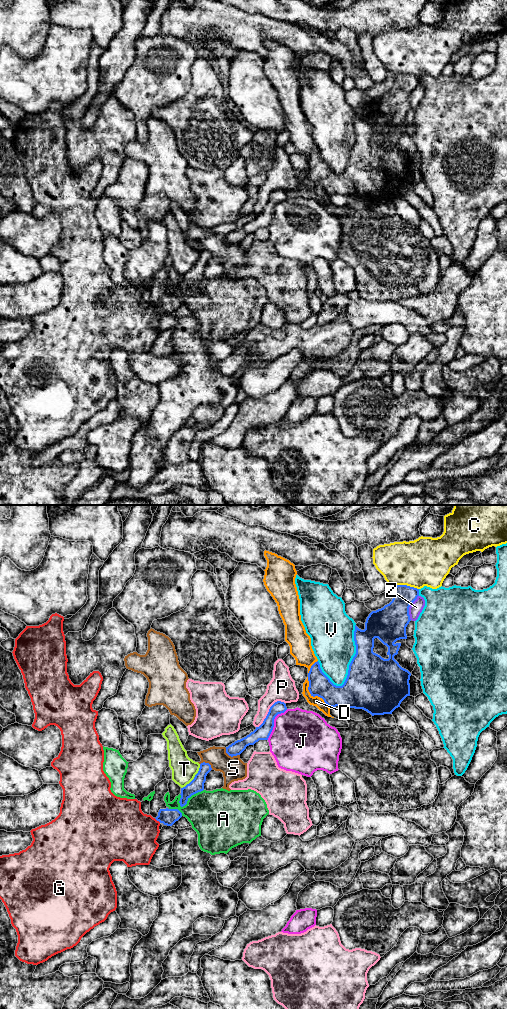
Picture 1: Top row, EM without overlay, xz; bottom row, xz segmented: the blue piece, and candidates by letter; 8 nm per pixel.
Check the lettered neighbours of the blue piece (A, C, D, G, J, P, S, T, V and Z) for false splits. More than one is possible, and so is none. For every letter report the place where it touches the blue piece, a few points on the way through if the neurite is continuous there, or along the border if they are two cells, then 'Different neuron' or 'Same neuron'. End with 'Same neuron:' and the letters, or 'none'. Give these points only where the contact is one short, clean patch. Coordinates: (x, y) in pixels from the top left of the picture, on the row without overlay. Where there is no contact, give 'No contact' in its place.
A: Touches blue at xz (190, 284). Boundary: xz (203, 277), (194, 281), (184, 293), (179, 293). Different neuron
C: Touches blue at xz (406, 73). Different neuron
D: Touches blue at xz (312, 183). Boundary: xz (307, 165), (308, 179), (313, 184), (319, 184), (330, 195). Different neuron
G: Touches blue at xz (157, 308). Boundary: xz (154, 306), (160, 310). Different neuron
J: Touches blue at xz (273, 210). Different neuron
P: Touches blue at xz (269, 199). Different neuron
S: Touches blue at xz (231, 244). Boundary: xz (225, 236), (229, 243), (239, 243). Different neuron
T: Touches blue at xz (194, 265). Different neuron
V: Touches blue at xz (353, 145). Different neuron
Z: Touches blue at xz (409, 94). Different neuron
Same neuron: none

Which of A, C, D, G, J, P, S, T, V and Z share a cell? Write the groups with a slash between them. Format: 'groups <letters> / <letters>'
groups A / C / D / G / J / P / S / T / V / Z

